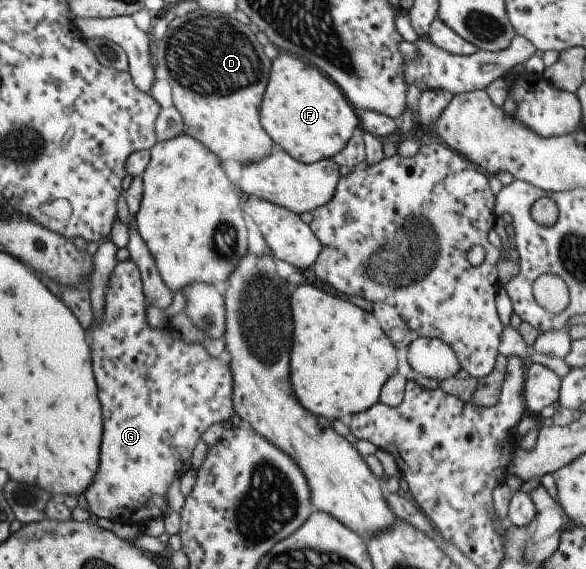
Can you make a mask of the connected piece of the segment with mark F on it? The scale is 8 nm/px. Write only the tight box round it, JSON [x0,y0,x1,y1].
[259,51,359,164]

